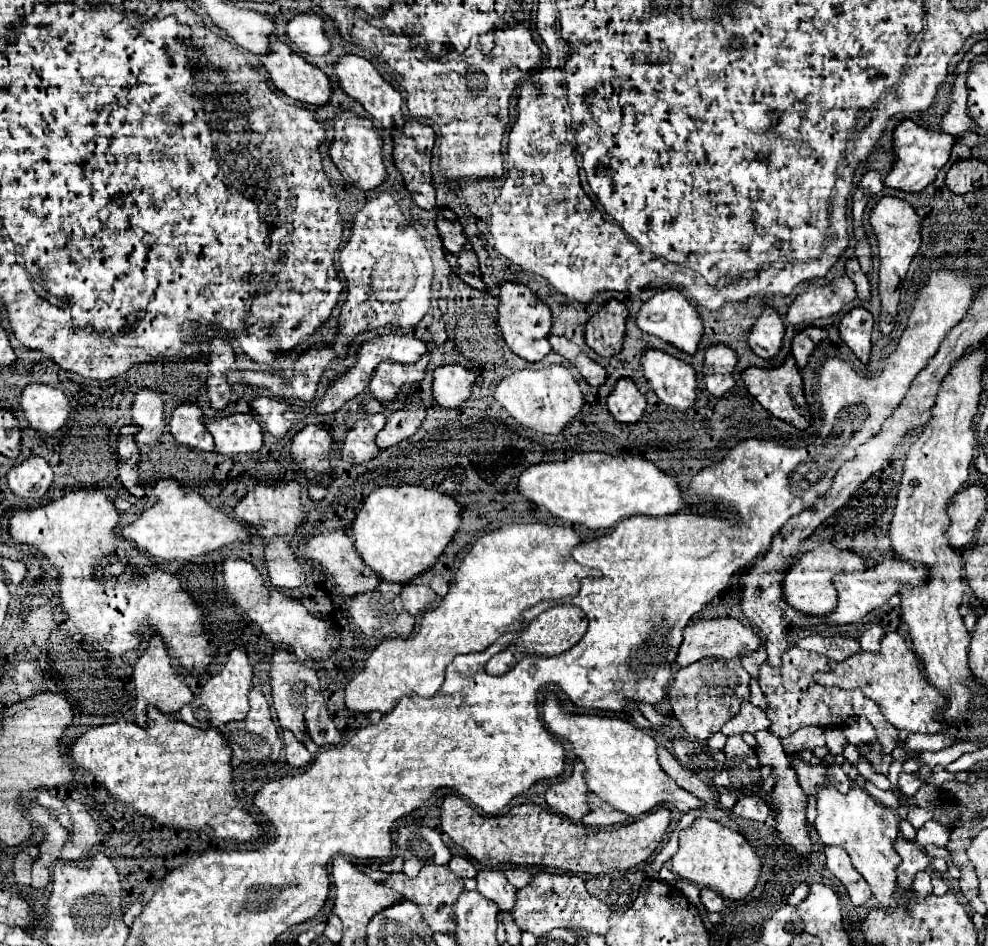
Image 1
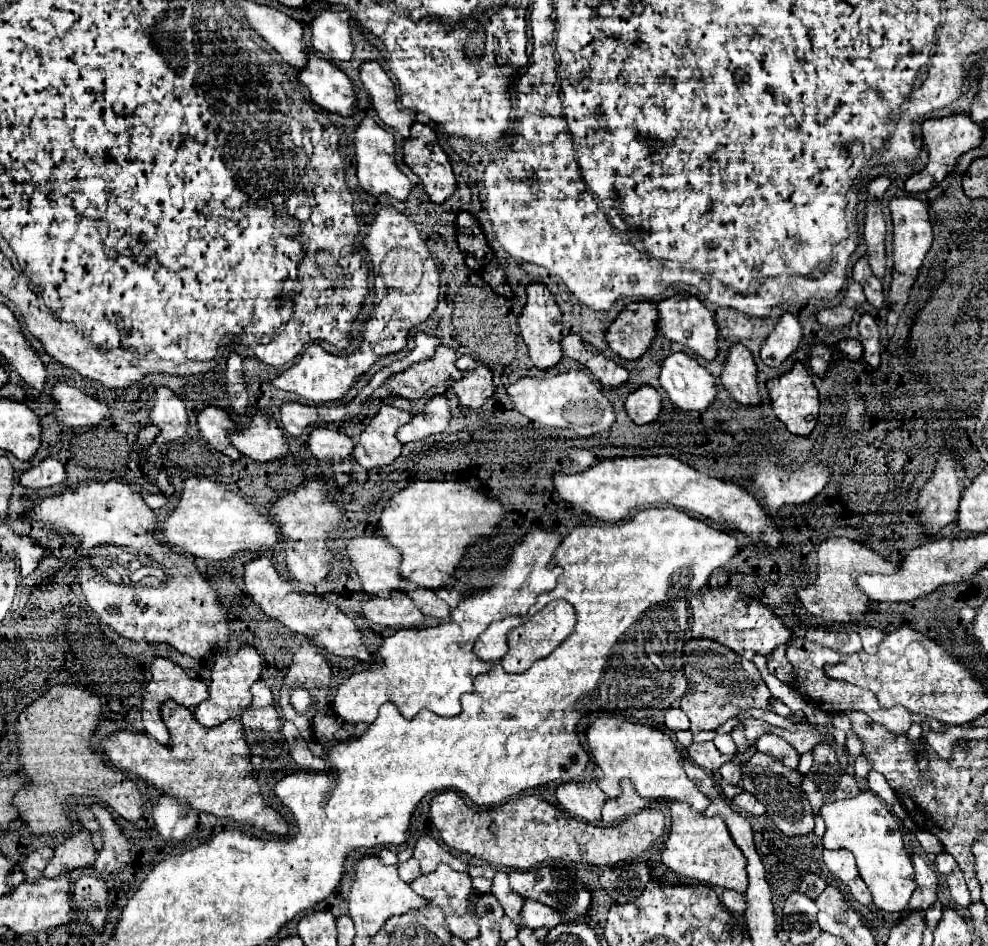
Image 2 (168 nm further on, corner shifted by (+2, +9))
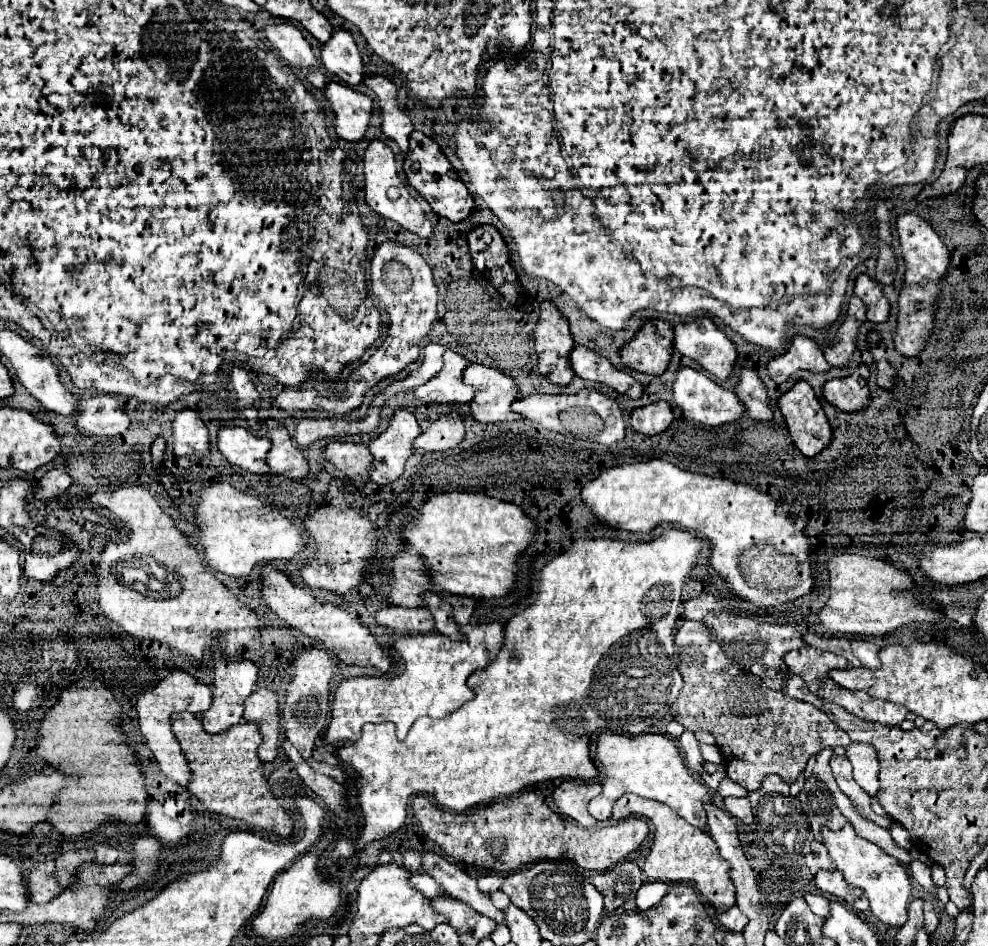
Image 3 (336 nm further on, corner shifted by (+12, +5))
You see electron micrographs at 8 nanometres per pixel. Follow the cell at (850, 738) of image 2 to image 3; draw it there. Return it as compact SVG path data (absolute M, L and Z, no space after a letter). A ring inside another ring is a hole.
M684 620L674 642L678 670L684 680L674 704L674 718L690 732L706 730L716 736L716 744L726 750L726 760L738 760L726 764L726 774L742 788L760 788L766 774L778 774L790 784L806 768L810 757L822 748L846 748L852 744L848 734L816 706L770 690L762 678L736 668L704 624Z

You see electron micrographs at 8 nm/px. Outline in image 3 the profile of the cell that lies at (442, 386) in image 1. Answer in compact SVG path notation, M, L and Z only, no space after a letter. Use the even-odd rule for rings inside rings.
M468 364L464 368L464 384L476 390L472 402L468 402L470 414L478 422L504 422L504 420L520 420L522 416L510 410L512 400L516 400L518 388L516 382L502 374L500 370L482 366L482 364Z

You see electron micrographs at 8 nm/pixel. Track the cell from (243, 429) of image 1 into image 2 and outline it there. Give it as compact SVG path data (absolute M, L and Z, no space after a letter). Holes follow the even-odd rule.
M258 412L252 422L238 434L230 434L232 444L248 458L274 462L288 456L286 436L272 416Z

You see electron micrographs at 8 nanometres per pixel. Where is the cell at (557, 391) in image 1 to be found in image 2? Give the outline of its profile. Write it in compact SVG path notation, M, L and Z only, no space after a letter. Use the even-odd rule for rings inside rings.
M568 370L548 378L520 378L508 386L508 394L514 400L518 412L532 422L540 422L552 428L568 428L580 436L596 436L606 432L616 422L616 412L610 400L596 388L594 380L582 370Z

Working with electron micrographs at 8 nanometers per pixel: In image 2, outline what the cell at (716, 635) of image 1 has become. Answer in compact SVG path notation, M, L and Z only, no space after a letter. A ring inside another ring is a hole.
M716 588L690 594L688 608L692 612L692 638L704 636L716 640L746 660L752 660L754 654L768 658L774 648L786 644L792 636L792 628L788 628L768 606L734 588Z

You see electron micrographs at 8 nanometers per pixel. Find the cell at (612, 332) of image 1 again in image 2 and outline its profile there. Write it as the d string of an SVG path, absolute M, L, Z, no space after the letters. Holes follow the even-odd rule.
M636 302L620 312L618 320L606 332L606 342L618 356L638 360L650 350L656 334L658 306L654 302Z

